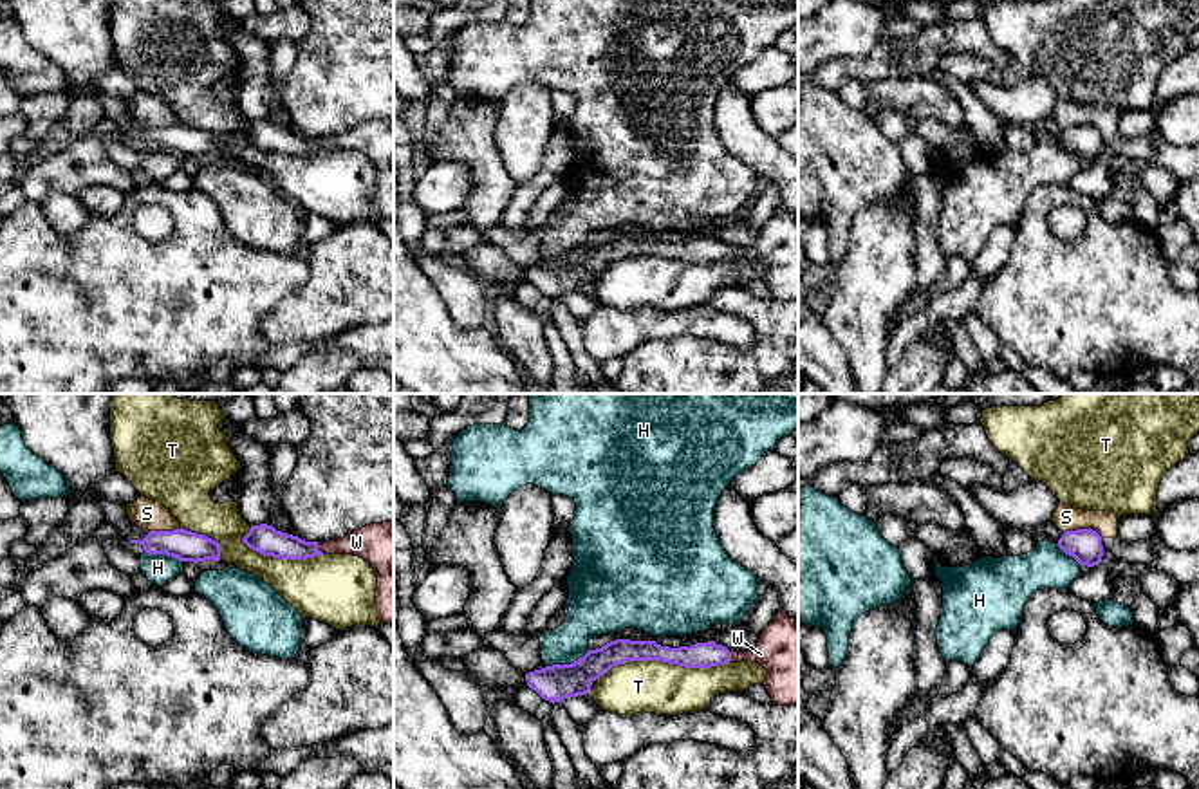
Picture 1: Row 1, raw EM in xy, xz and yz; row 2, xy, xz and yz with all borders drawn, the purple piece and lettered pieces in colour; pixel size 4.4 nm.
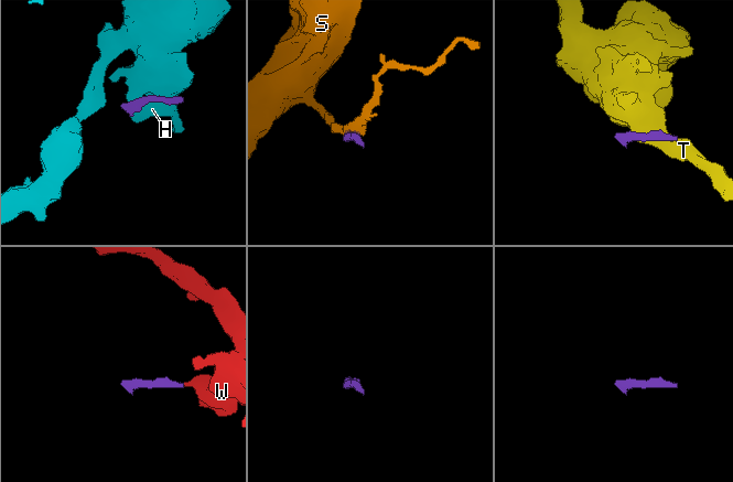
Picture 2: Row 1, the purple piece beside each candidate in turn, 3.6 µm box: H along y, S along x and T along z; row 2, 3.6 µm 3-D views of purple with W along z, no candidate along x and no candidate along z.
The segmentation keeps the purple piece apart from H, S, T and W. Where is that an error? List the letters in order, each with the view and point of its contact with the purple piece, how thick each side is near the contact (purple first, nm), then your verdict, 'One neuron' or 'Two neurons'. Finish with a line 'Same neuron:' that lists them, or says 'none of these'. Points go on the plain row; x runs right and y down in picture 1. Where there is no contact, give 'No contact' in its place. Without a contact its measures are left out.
H: Touches purple at xz (567, 260). Thickness 160 nm (purple) against 190 nm. Two neurons
S: Touches purple at yz (1078, 125). Thickness 150 nm (purple) against 120 nm. Two neurons
T: Touches purple at xz (663, 257). Thickness 110 nm (purple) against 240 nm. Two neurons
W: Touches purple at xy (316, 143). Thickness 130 nm (purple) against 160 nm. One neuron
Same neuron: W

